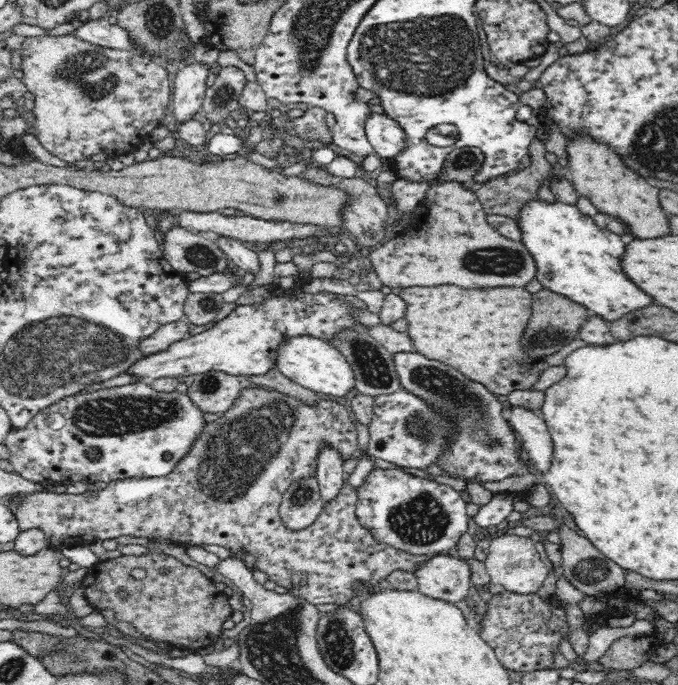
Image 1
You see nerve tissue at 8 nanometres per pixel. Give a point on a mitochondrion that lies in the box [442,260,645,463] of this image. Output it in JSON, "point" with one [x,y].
{"point":[548,339]}

